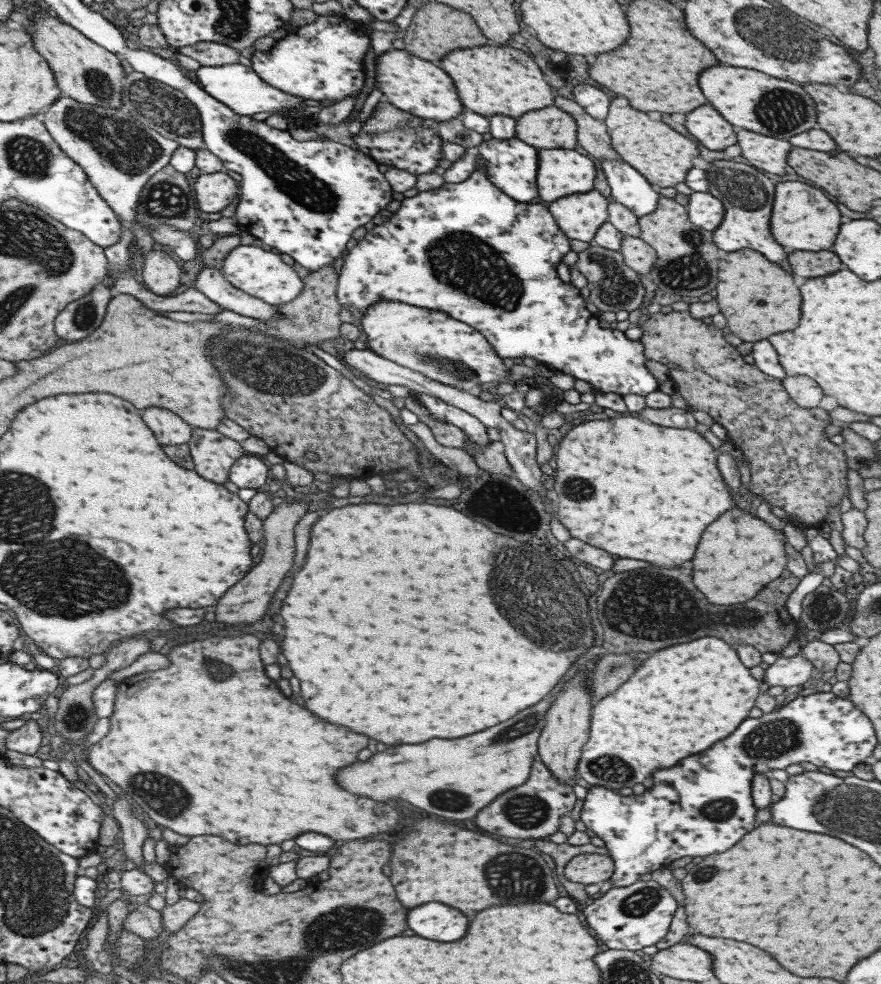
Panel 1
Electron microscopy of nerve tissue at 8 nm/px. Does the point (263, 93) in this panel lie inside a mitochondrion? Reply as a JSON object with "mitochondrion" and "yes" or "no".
{"mitochondrion":"no"}

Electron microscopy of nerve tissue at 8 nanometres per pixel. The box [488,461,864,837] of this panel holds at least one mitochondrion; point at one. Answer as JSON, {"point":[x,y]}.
{"point":[652,607]}

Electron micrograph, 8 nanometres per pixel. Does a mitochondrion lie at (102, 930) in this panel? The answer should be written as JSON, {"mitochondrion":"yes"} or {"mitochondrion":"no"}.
{"mitochondrion":"no"}

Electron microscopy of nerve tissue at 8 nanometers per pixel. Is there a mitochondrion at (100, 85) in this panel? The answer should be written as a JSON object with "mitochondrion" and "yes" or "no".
{"mitochondrion":"yes"}

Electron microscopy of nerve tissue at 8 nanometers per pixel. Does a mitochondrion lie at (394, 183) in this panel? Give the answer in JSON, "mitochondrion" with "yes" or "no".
{"mitochondrion":"no"}

